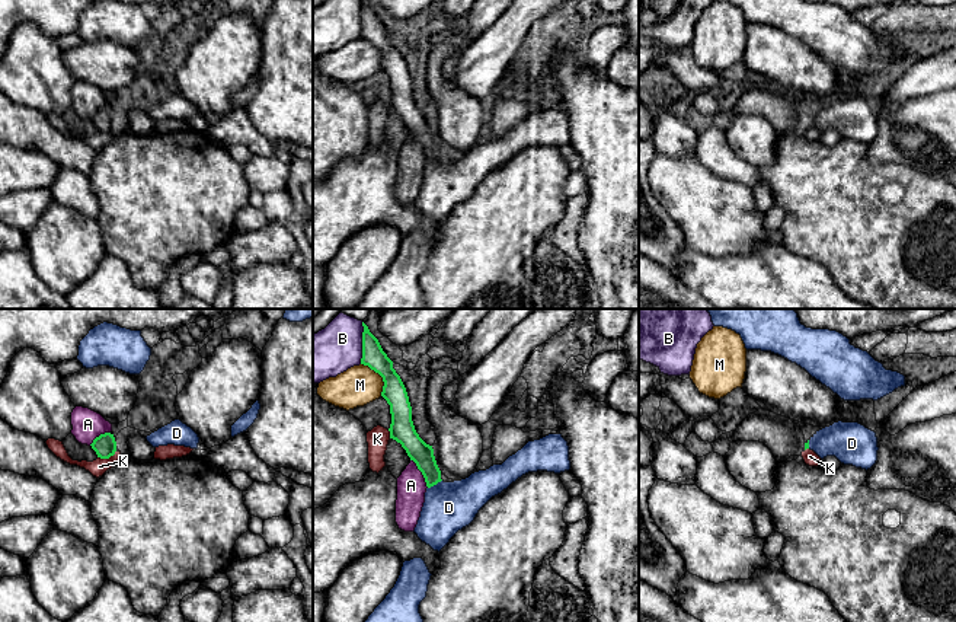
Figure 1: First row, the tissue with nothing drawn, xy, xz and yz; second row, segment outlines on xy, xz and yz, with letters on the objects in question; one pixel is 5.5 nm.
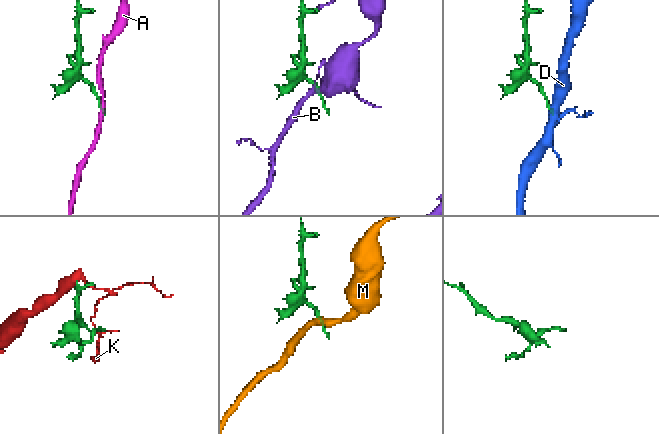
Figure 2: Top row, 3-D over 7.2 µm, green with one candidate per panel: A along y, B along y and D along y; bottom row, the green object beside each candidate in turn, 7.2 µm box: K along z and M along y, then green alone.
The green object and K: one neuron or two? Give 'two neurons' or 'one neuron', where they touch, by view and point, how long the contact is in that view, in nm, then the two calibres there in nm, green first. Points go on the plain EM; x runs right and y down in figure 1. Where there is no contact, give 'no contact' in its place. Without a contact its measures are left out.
two neurons; meets green in xy at (106, 131); contact 110 nm long; 130 nm thick on the green side, 90 nm on the other

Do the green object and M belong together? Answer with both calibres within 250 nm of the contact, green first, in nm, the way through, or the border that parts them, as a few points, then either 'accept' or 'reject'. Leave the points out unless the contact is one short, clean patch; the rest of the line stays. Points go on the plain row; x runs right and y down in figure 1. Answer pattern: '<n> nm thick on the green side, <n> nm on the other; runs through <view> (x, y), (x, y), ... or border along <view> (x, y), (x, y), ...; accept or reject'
130 nm thick on the green side, 220 nm on the other; border along xz (361, 37), (367, 38), (381, 51), (381, 69); reject

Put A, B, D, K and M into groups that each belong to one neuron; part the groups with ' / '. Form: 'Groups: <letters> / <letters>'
Groups: A / B / D / K / M

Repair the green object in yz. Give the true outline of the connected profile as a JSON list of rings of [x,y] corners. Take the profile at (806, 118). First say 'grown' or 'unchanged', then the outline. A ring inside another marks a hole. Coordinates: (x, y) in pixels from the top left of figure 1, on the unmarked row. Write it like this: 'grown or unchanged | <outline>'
grown | [[[834,96],[816,105],[805,124],[813,124],[821,133],[835,130],[844,138],[870,143],[877,134],[876,106],[859,96]]]

